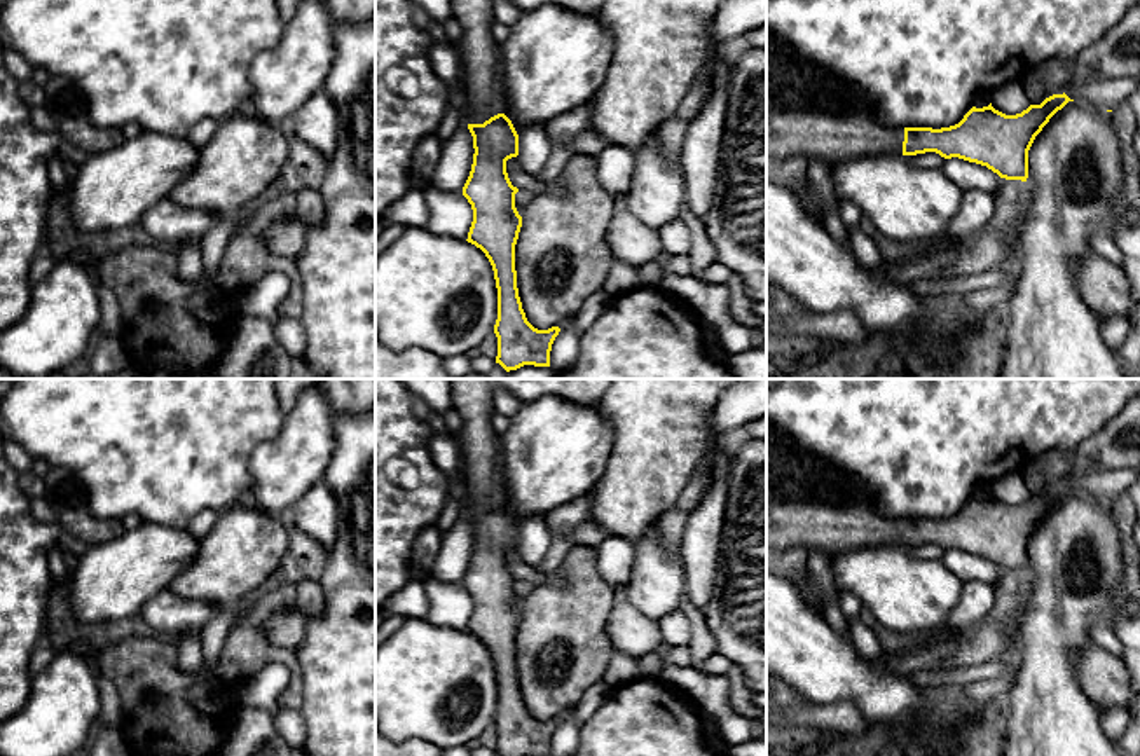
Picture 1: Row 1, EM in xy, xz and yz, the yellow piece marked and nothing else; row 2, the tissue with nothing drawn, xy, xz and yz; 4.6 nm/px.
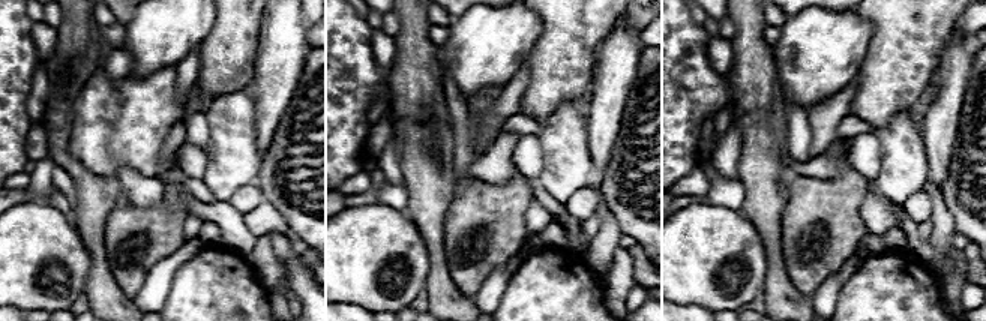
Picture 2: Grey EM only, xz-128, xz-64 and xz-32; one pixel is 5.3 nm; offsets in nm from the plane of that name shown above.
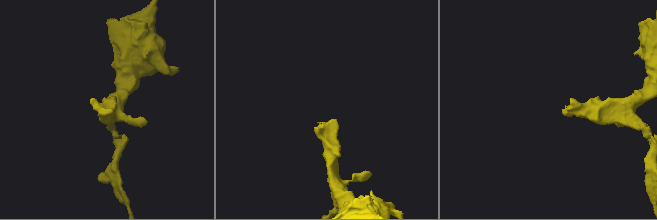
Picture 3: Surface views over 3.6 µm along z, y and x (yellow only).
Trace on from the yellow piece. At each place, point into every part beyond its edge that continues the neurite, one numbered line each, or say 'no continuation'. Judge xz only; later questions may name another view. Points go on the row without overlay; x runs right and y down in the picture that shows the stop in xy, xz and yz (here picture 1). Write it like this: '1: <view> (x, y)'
1: xz (480, 487)

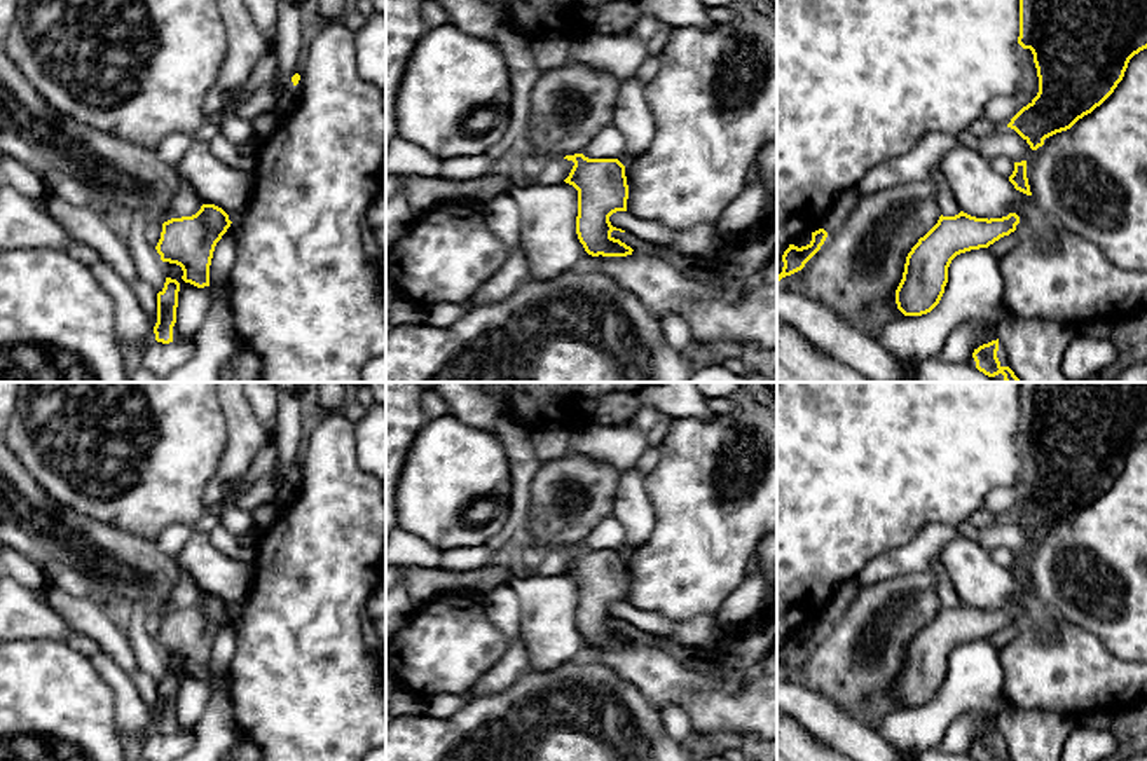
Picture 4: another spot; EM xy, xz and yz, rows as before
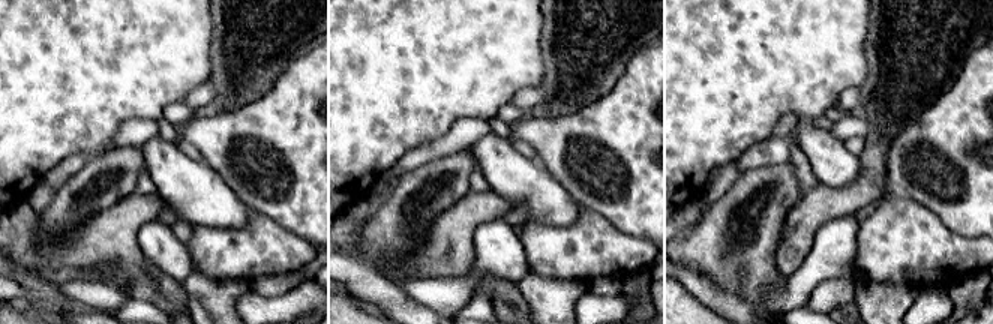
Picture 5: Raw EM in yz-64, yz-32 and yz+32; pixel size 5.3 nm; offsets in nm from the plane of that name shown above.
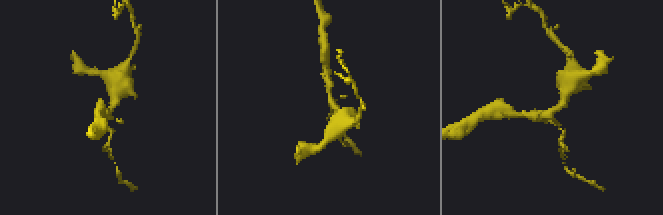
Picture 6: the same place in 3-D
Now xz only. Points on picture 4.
no continuation

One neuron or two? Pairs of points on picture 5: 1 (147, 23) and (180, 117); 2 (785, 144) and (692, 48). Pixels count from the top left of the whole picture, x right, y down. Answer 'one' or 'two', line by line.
1: two
2: two

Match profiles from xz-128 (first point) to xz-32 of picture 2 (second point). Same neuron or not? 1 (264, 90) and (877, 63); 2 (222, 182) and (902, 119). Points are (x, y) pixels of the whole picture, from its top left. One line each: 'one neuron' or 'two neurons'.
1: two neurons
2: one neuron

